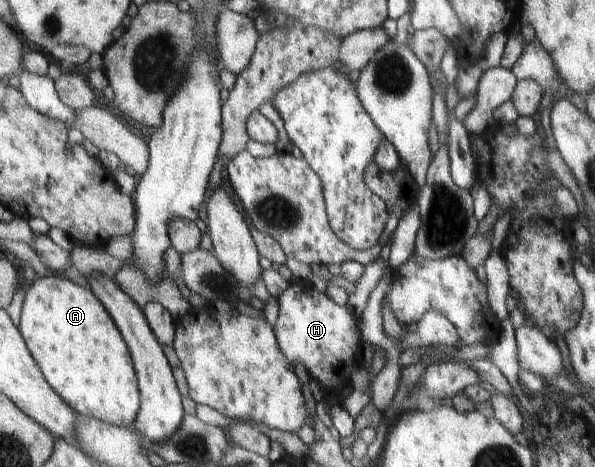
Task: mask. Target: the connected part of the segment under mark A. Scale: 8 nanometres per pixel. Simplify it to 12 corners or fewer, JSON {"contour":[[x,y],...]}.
{"contour":[[90,288],[26,293],[19,330],[76,415],[133,425],[131,353]]}

